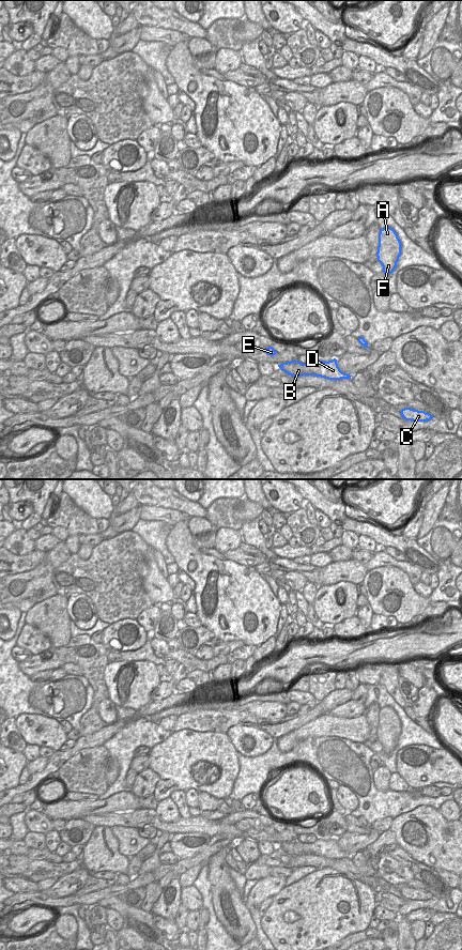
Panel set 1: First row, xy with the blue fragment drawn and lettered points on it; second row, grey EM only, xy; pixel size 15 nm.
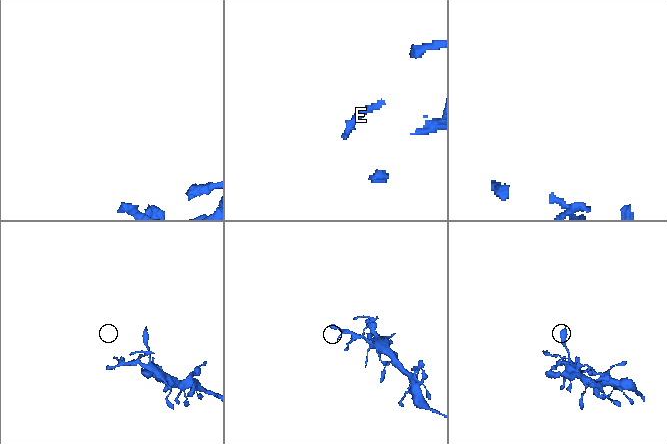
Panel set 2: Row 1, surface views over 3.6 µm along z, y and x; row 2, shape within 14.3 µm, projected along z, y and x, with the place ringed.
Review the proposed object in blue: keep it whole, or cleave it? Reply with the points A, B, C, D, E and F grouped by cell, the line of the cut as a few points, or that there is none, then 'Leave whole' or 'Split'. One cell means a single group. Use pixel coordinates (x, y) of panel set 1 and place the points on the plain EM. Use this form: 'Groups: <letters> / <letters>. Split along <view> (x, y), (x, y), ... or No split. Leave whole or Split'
Groups: A B C D E F. No split. Leave whole

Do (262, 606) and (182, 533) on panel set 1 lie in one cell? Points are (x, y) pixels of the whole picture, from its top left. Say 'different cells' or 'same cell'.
same cell

